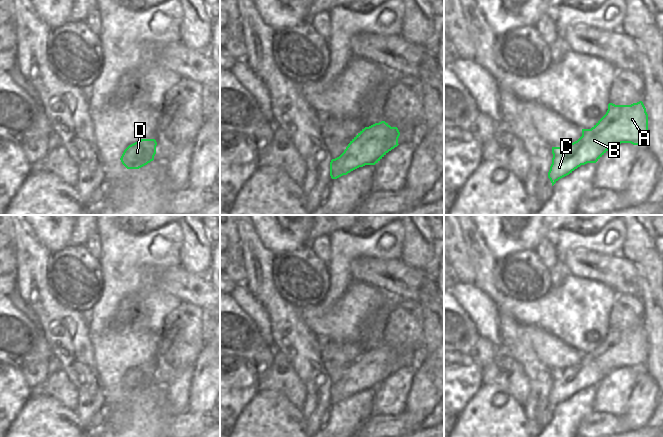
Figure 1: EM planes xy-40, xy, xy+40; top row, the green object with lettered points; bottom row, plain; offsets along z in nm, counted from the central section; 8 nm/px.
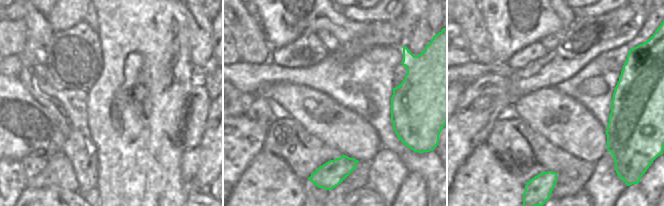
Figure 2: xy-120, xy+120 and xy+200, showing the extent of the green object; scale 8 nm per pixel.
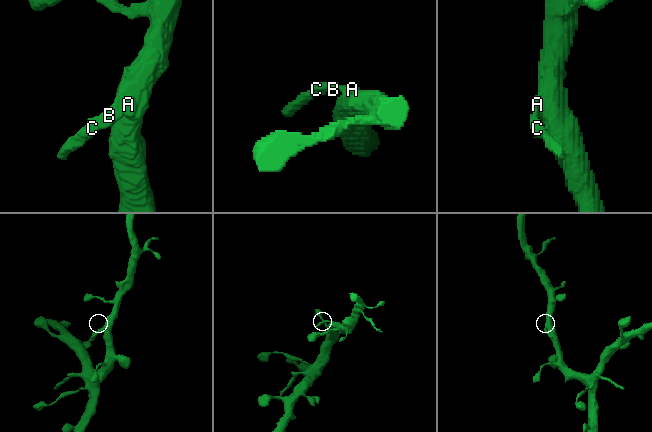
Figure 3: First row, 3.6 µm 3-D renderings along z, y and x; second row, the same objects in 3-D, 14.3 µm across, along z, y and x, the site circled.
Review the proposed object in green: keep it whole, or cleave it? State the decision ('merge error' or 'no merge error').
no merge error

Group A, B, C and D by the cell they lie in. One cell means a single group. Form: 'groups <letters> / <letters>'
groups A B C D

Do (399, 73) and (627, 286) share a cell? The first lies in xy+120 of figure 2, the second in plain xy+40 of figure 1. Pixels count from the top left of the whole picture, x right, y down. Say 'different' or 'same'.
different

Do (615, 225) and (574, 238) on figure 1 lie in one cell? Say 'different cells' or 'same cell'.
same cell

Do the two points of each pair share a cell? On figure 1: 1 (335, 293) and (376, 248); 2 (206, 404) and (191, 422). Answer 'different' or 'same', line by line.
1: same
2: different

